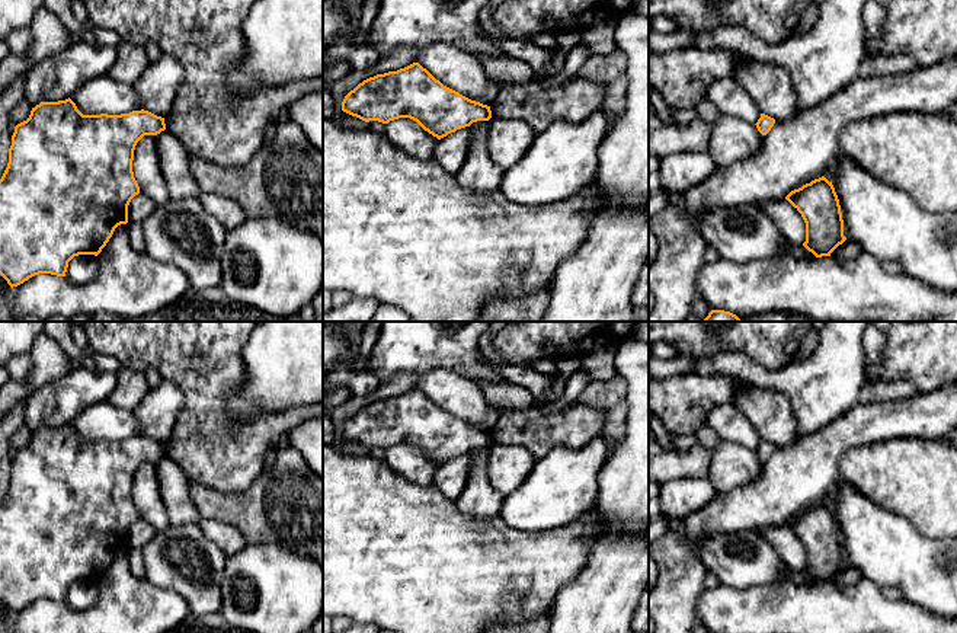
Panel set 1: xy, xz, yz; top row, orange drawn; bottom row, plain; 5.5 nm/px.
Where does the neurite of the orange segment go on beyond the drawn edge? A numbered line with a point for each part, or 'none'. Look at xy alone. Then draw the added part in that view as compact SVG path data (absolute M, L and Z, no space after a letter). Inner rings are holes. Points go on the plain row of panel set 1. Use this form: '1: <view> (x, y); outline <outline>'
none

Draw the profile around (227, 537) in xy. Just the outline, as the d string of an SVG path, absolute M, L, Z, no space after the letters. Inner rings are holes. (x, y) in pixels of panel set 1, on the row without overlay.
M201 519L199 527L204 536L230 557L246 547L243 534L231 524L215 519Z

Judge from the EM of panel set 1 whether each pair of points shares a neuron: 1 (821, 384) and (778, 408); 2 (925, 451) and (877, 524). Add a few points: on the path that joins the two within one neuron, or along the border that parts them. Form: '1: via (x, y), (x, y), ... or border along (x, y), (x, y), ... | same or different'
1: border along (758, 386), (778, 389), (787, 396), (799, 434) | different
2: border along (857, 491), (883, 508), (903, 515), (915, 528) | different

